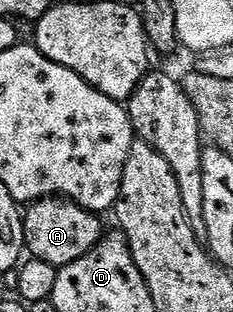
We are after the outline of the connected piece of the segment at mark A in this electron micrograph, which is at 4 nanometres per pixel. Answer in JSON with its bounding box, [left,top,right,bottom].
[23,197,105,267]

